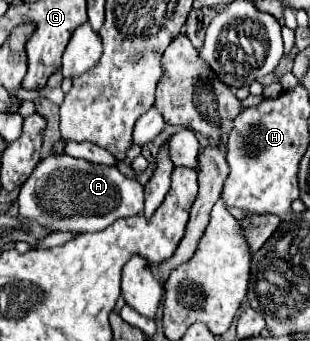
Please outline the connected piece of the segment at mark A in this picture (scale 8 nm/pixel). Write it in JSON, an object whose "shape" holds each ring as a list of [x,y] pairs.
{"shape":[[[53,154],[35,166],[31,176],[21,186],[17,204],[19,204],[21,218],[37,220],[41,226],[53,232],[59,232],[59,230],[75,232],[75,234],[99,232],[119,218],[135,216],[143,212],[143,186],[135,178],[121,174],[115,166],[93,166],[91,162],[85,162],[81,158],[73,158],[67,154]]]}

